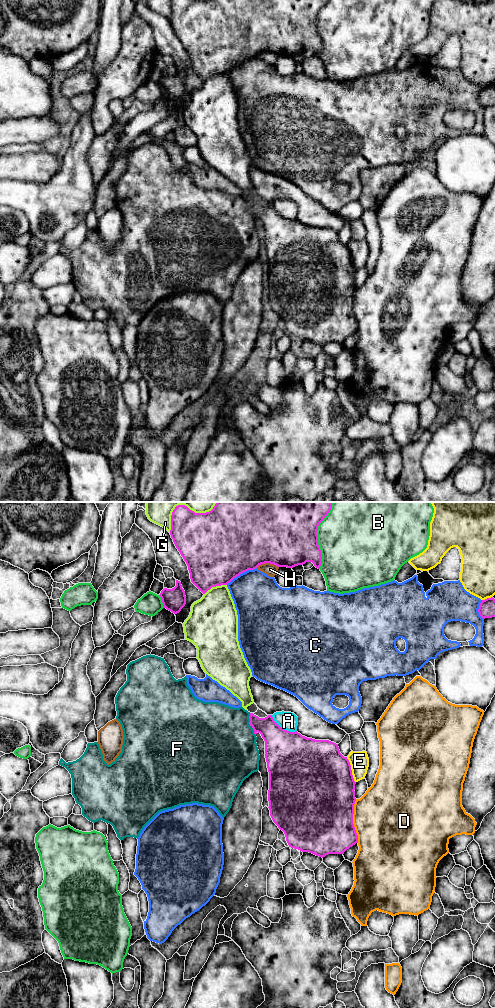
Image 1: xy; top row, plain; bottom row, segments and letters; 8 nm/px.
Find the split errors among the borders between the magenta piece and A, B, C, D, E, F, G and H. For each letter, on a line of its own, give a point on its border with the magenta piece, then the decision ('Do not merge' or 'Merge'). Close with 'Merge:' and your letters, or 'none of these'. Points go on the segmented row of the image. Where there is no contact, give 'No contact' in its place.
A: Touches magenta at xy (283, 729). Do not merge
B: Touches magenta at xy (317, 535). Do not merge
C: Touches magenta at xy (241, 573). Do not merge
D: Touches magenta at xy (352, 821). Do not merge
E: Touches magenta at xy (351, 770). Do not merge
F: Touches magenta at xy (249, 723). Merge
G: Touches magenta at xy (215, 586). Do not merge
H: Touches magenta at xy (267, 562). Do not merge
Merge: F

